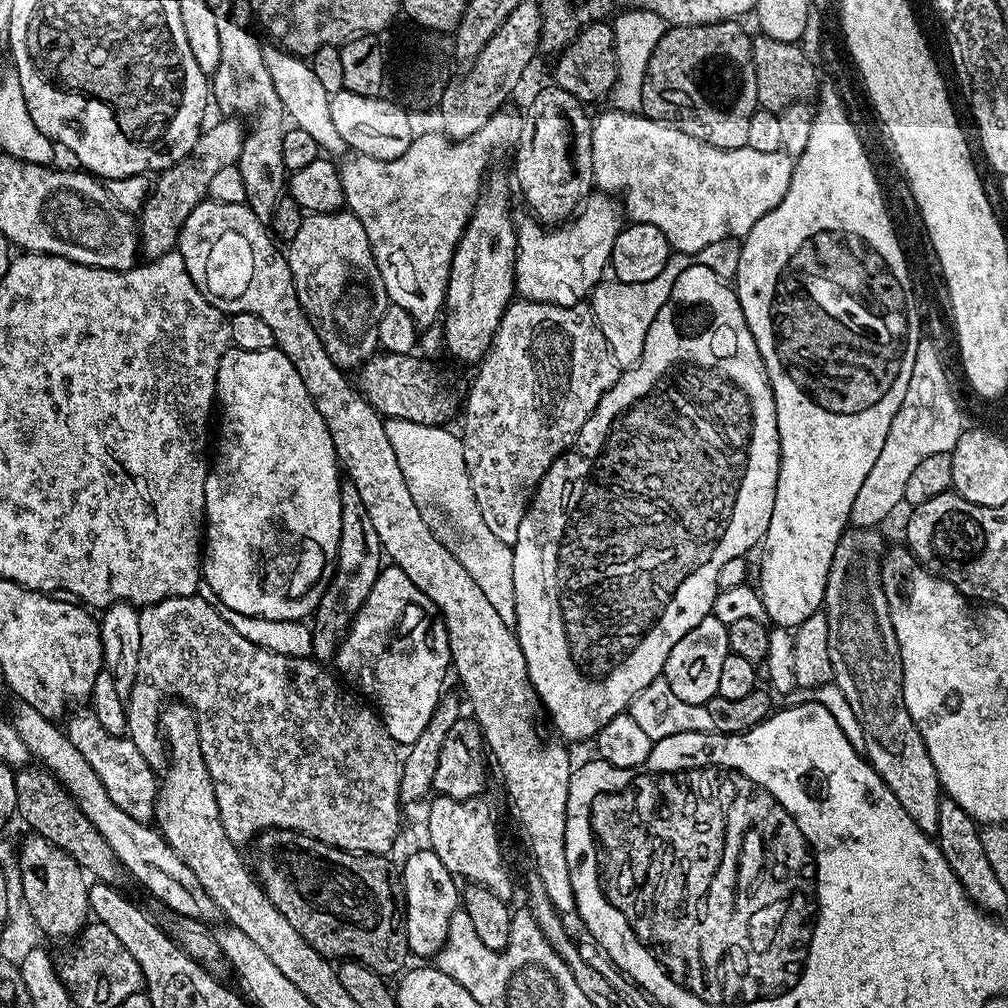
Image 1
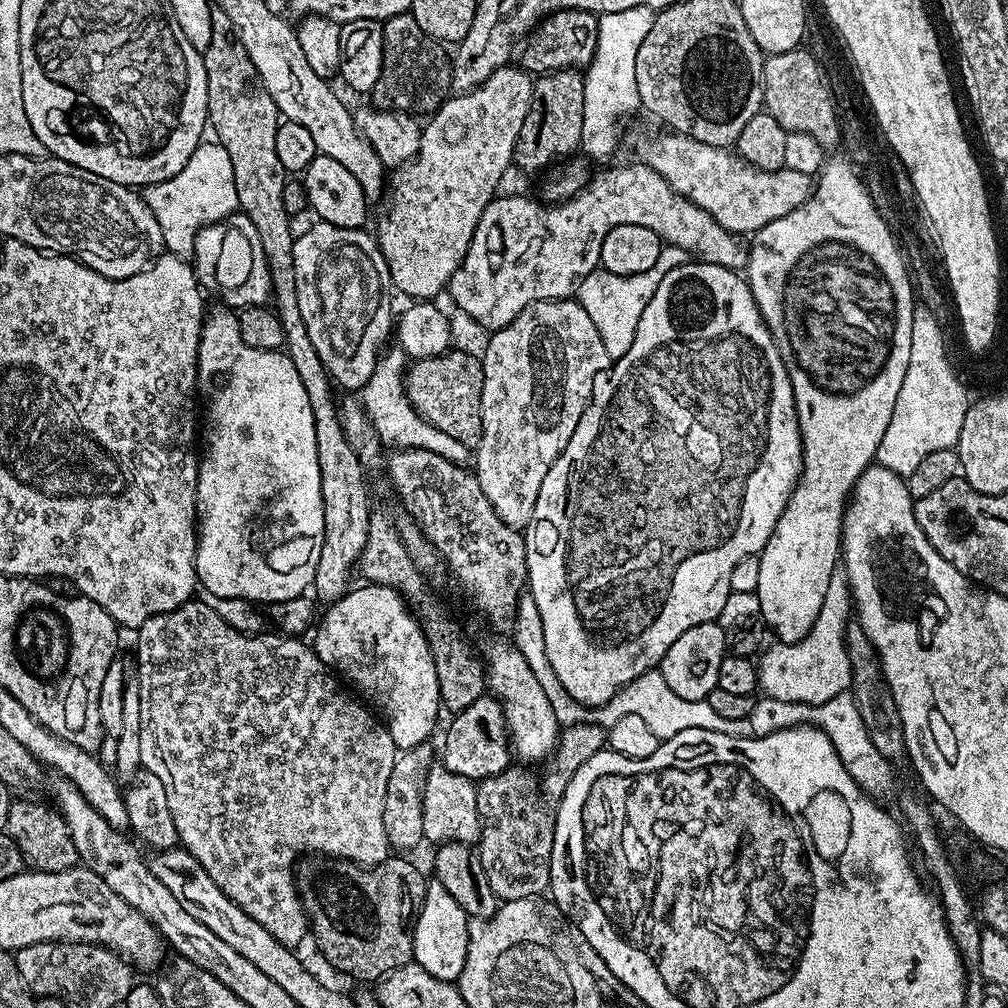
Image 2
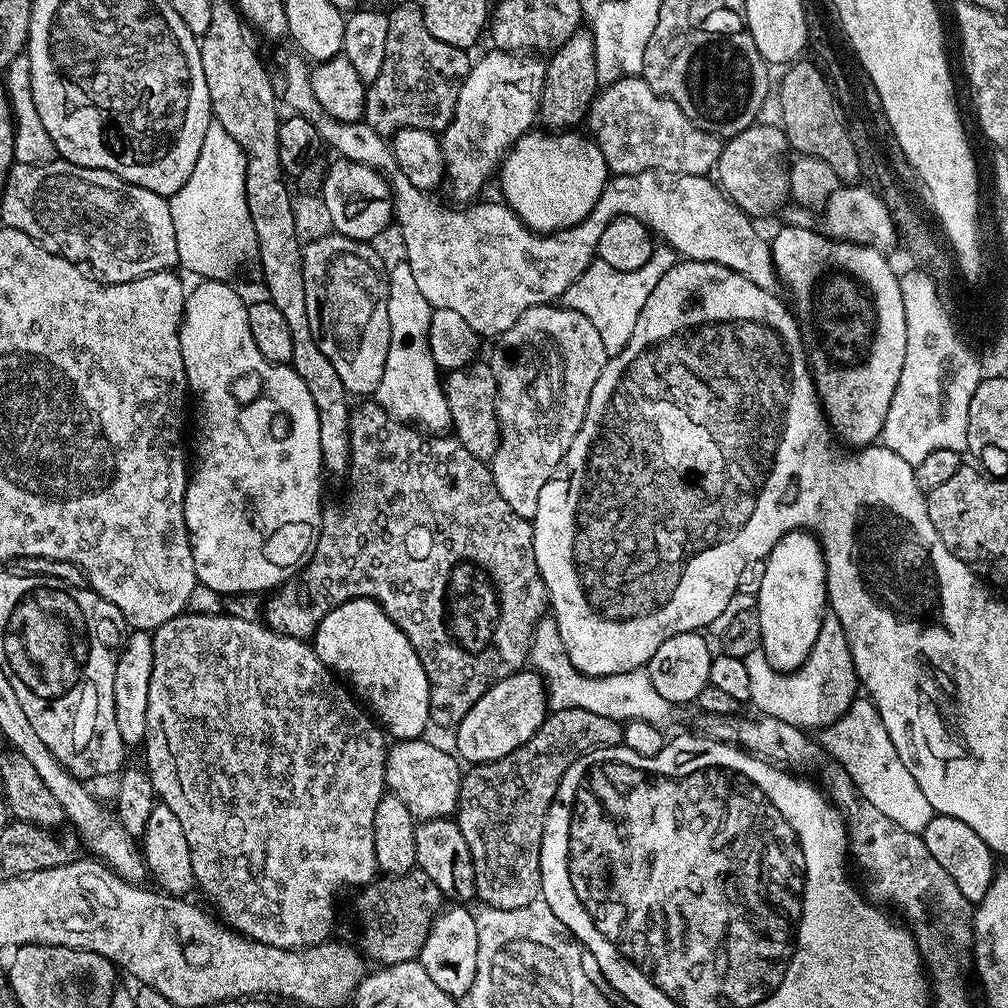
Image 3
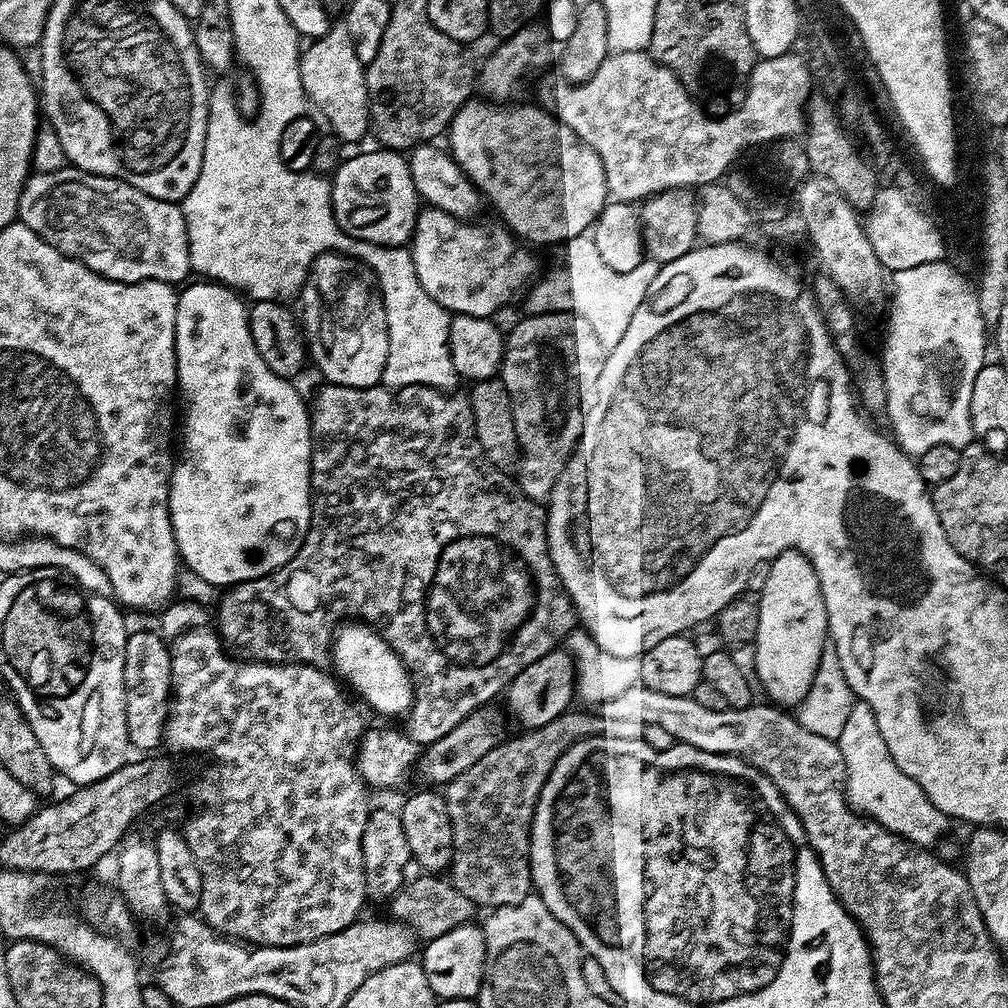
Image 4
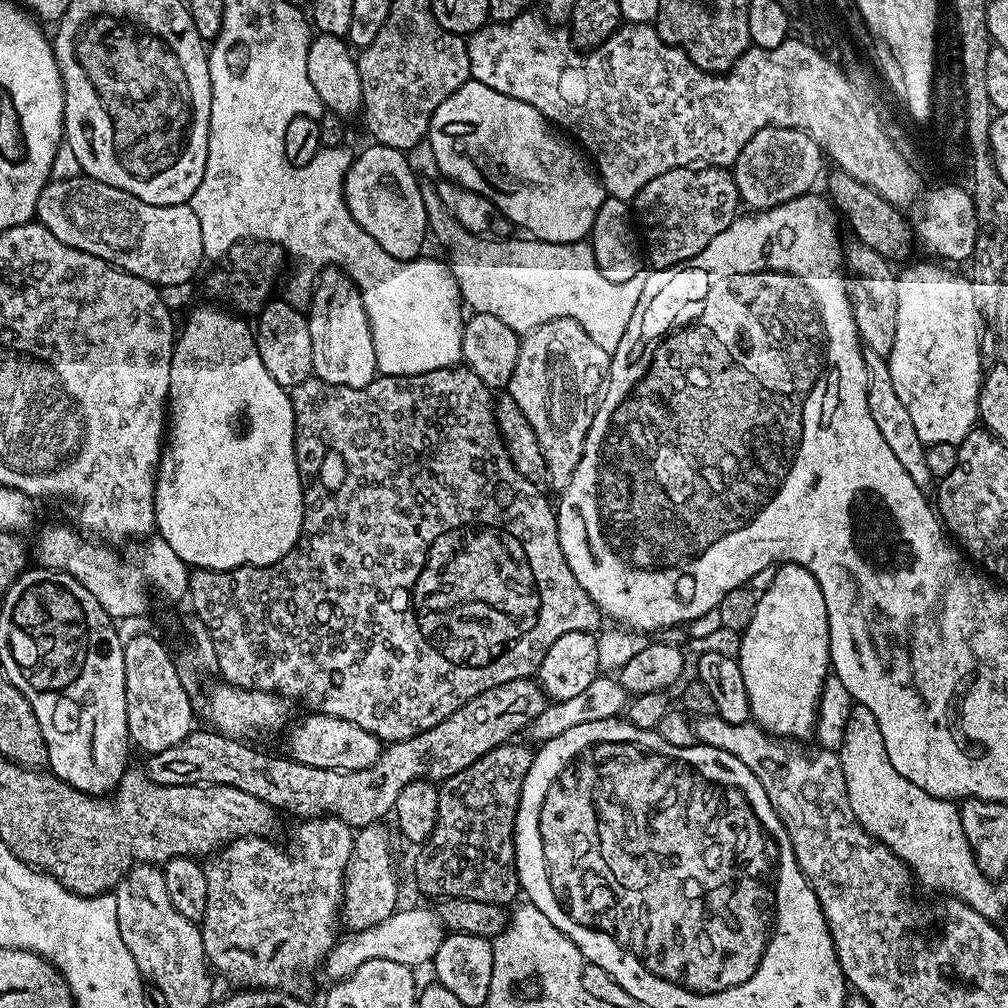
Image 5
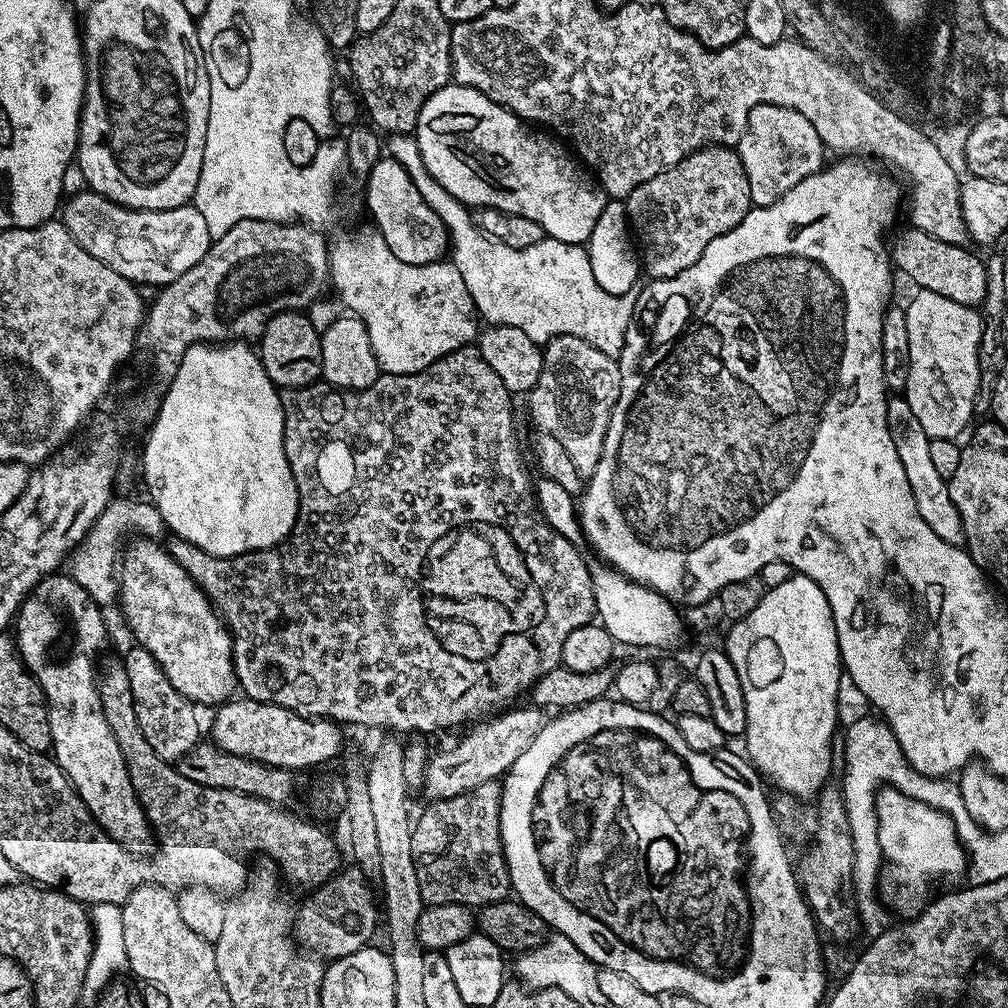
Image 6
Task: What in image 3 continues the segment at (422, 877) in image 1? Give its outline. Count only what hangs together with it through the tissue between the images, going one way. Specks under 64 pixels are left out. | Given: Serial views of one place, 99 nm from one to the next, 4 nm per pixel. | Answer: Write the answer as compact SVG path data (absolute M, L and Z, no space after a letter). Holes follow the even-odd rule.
M448 906L441 911L440 915L437 916L436 921L432 924L432 929L430 930L430 934L426 938L426 942L422 946L422 950L420 951L420 955L418 957L420 965L426 970L426 974L430 974L430 979L434 981L440 987L441 990L446 990L446 994L450 994L453 998L461 998L460 996L467 997L472 990L472 983L474 982L474 974L476 973L476 967L478 966L478 926L476 925L476 917L470 911L467 912L467 907L464 906Z

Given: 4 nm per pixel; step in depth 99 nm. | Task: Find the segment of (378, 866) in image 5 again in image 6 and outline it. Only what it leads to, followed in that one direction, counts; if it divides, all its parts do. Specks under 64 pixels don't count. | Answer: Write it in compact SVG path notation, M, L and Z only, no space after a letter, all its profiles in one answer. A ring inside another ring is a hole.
M344 866L340 871L319 885L316 892L301 908L294 912L292 935L301 949L319 954L331 962L354 950L365 947L376 932L378 920L378 896L372 893L373 885L357 866Z

